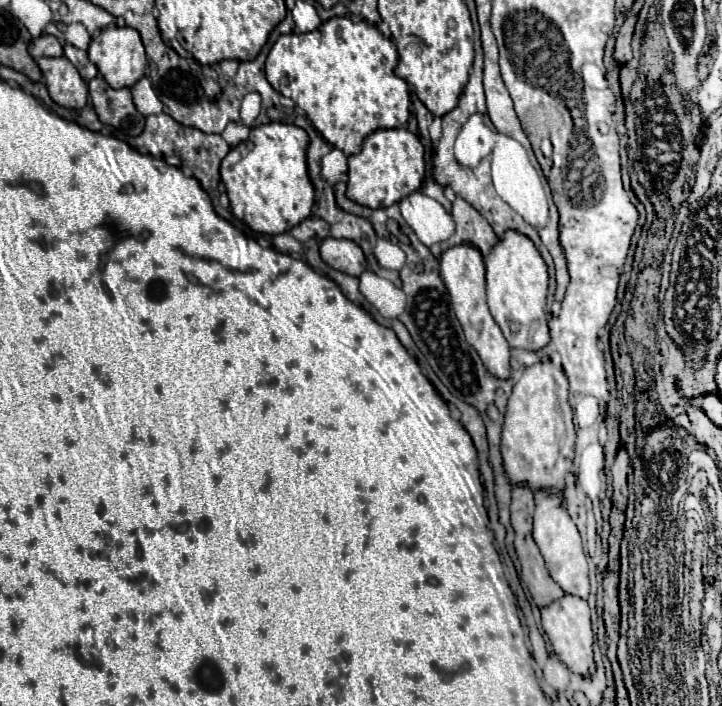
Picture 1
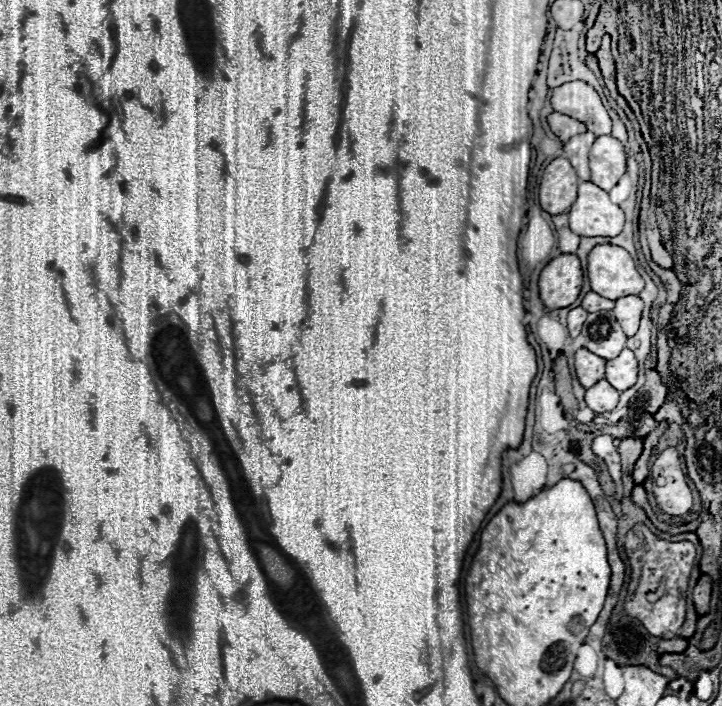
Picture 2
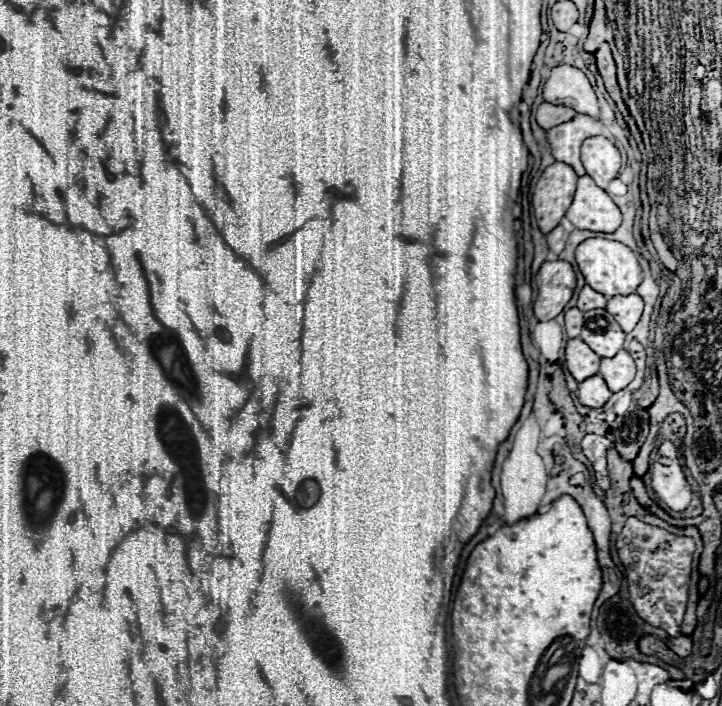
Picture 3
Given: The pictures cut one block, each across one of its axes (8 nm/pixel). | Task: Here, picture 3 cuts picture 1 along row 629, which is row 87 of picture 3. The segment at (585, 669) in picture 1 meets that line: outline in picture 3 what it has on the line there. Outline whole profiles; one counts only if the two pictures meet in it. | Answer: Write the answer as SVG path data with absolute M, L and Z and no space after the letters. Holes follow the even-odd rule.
M568 64L552 68L548 80L544 82L544 100L550 104L568 106L580 114L600 114L598 100L588 78L582 70Z

